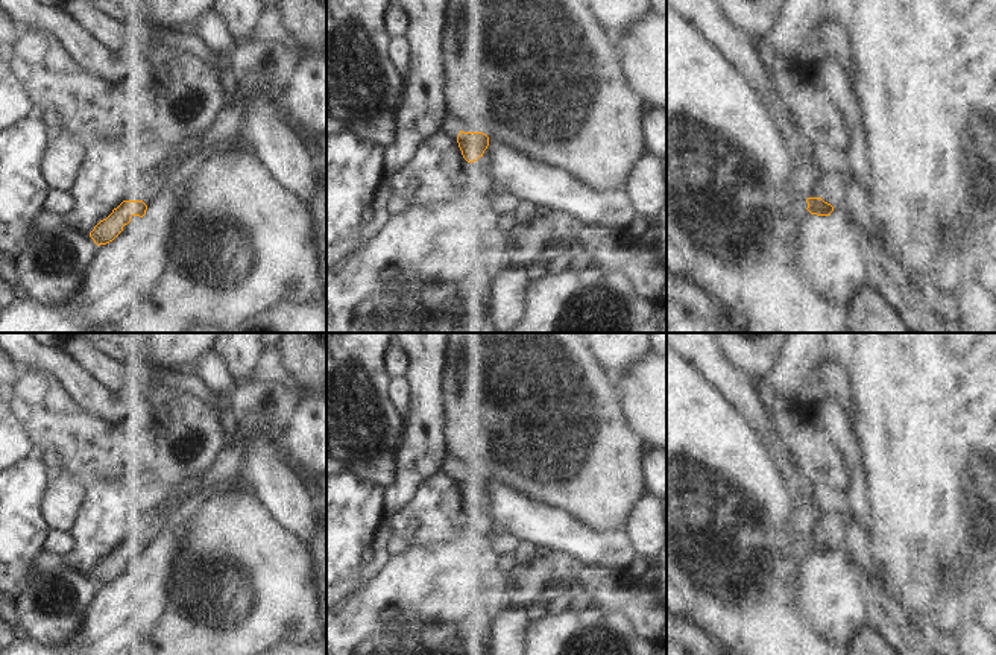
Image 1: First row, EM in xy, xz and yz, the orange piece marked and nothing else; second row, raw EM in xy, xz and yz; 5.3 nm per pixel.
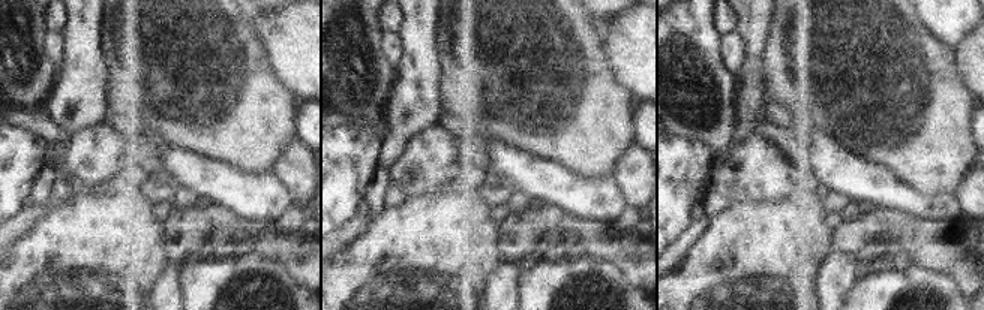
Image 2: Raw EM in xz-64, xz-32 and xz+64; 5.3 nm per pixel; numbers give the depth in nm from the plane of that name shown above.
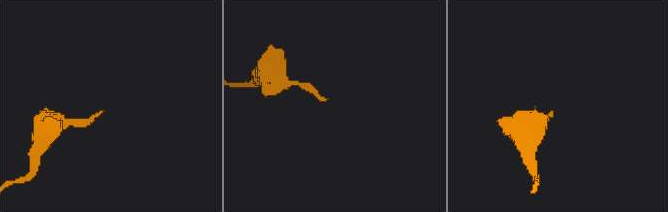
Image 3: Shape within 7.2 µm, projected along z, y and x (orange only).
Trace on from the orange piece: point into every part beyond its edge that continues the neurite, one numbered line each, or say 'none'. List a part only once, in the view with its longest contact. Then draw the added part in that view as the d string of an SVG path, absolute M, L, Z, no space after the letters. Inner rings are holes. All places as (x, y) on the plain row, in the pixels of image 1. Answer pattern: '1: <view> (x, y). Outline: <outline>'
1: xz (486, 502). Outline: M489 486L484 491L484 494L477 500L477 506L478 506L478 509L484 511L486 515L490 514L490 511L493 508L493 492L490 491Z

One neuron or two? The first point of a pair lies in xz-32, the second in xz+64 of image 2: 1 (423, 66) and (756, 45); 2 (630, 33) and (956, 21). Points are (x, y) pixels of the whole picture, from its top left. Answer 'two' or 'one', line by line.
1: one
2: two

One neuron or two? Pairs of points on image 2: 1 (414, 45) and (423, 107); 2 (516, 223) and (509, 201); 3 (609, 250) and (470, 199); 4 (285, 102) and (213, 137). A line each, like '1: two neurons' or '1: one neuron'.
1: one neuron
2: two neurons
3: two neurons
4: one neuron

